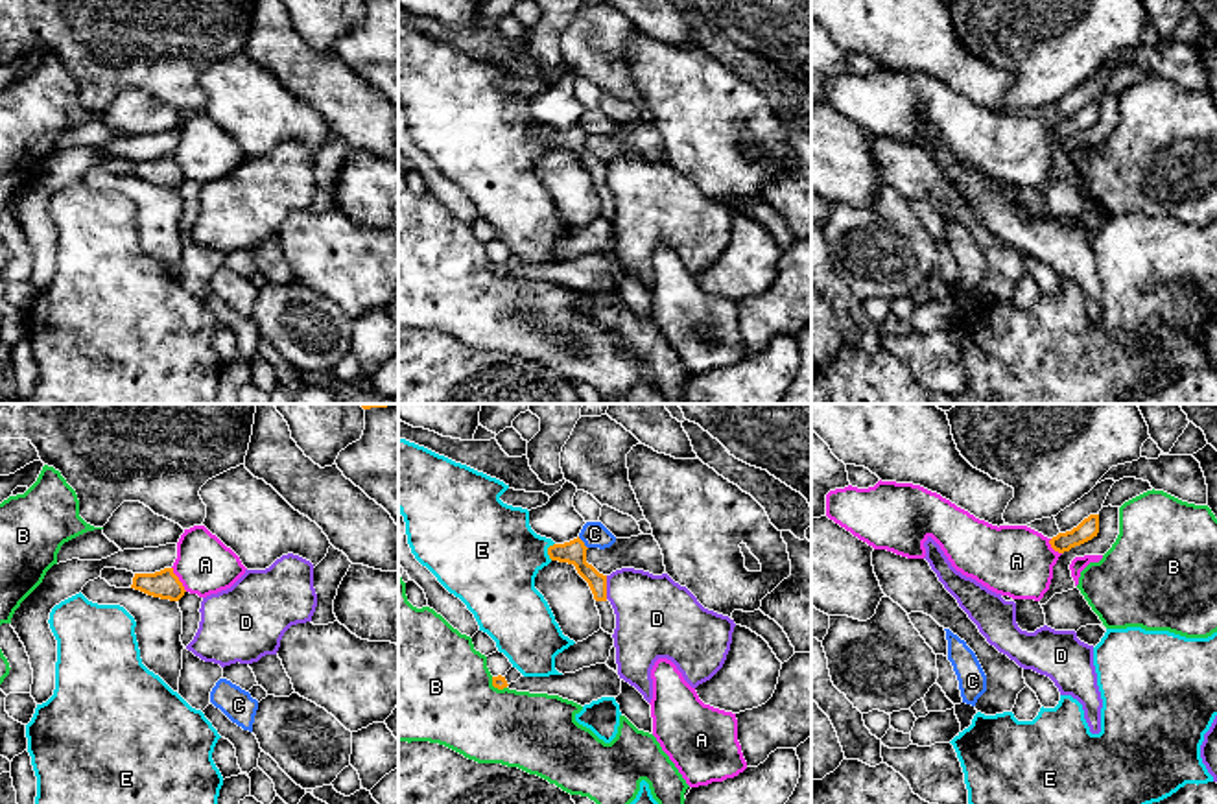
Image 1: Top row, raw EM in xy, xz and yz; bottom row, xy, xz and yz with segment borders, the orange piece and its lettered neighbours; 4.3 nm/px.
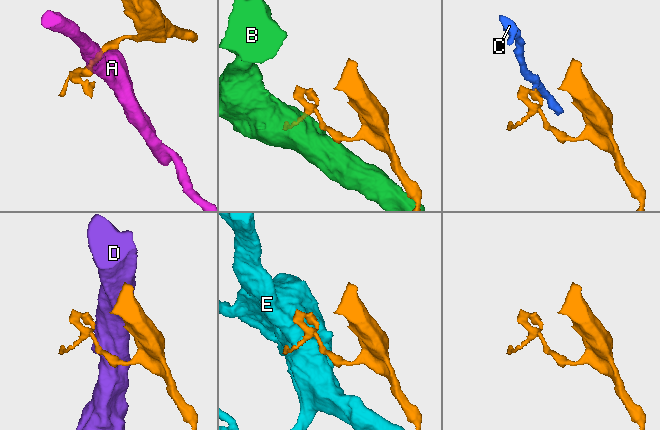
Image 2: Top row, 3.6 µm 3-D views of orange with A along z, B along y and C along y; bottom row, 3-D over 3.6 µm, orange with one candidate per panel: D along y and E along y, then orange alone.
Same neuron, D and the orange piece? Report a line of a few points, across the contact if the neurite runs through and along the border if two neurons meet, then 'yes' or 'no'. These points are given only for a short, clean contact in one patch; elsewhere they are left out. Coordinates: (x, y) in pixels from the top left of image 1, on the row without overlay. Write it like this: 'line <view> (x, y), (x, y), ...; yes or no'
line xz (605, 163), (607, 185); no

